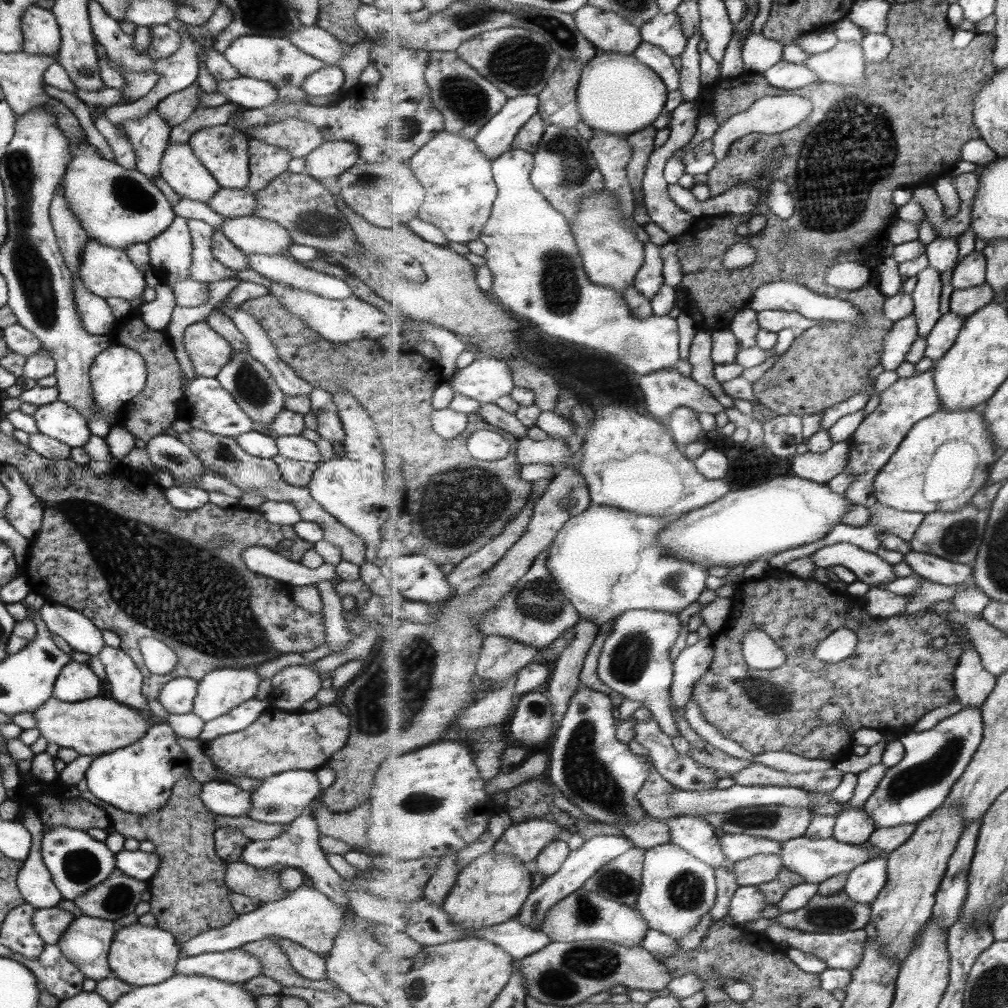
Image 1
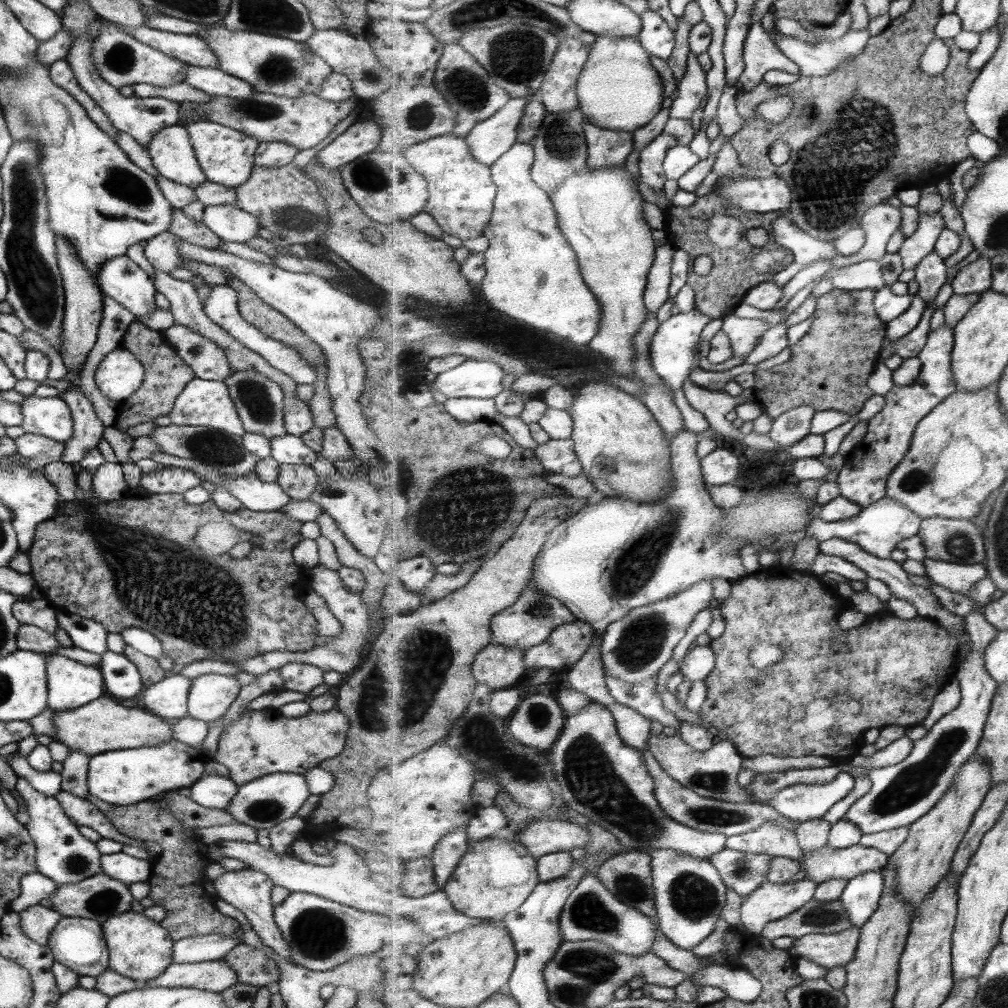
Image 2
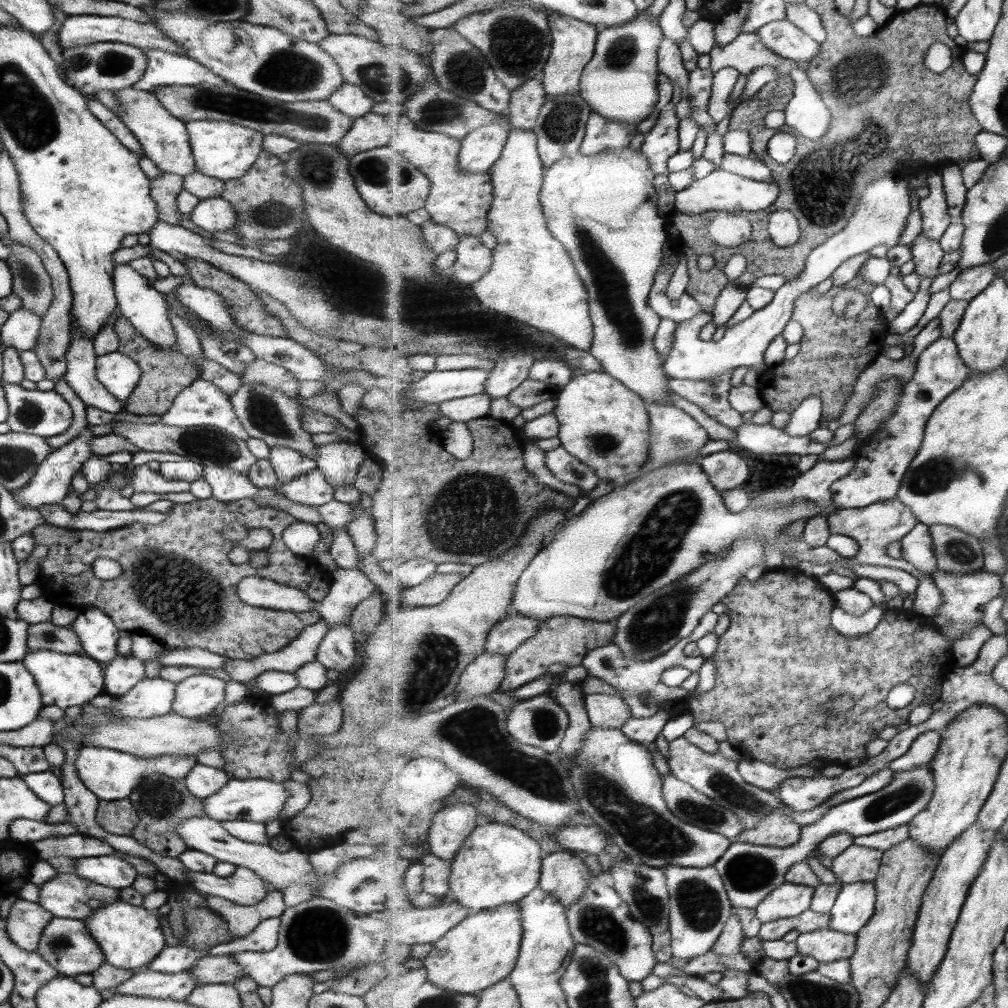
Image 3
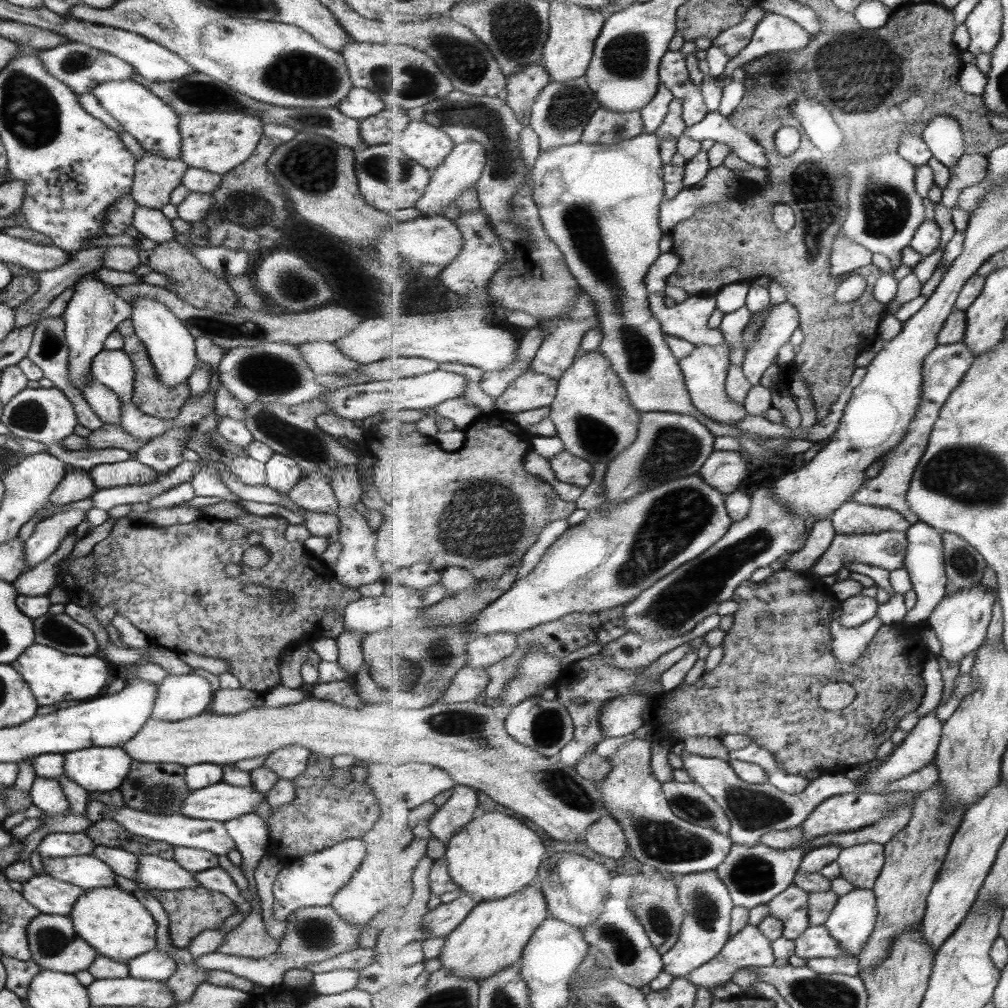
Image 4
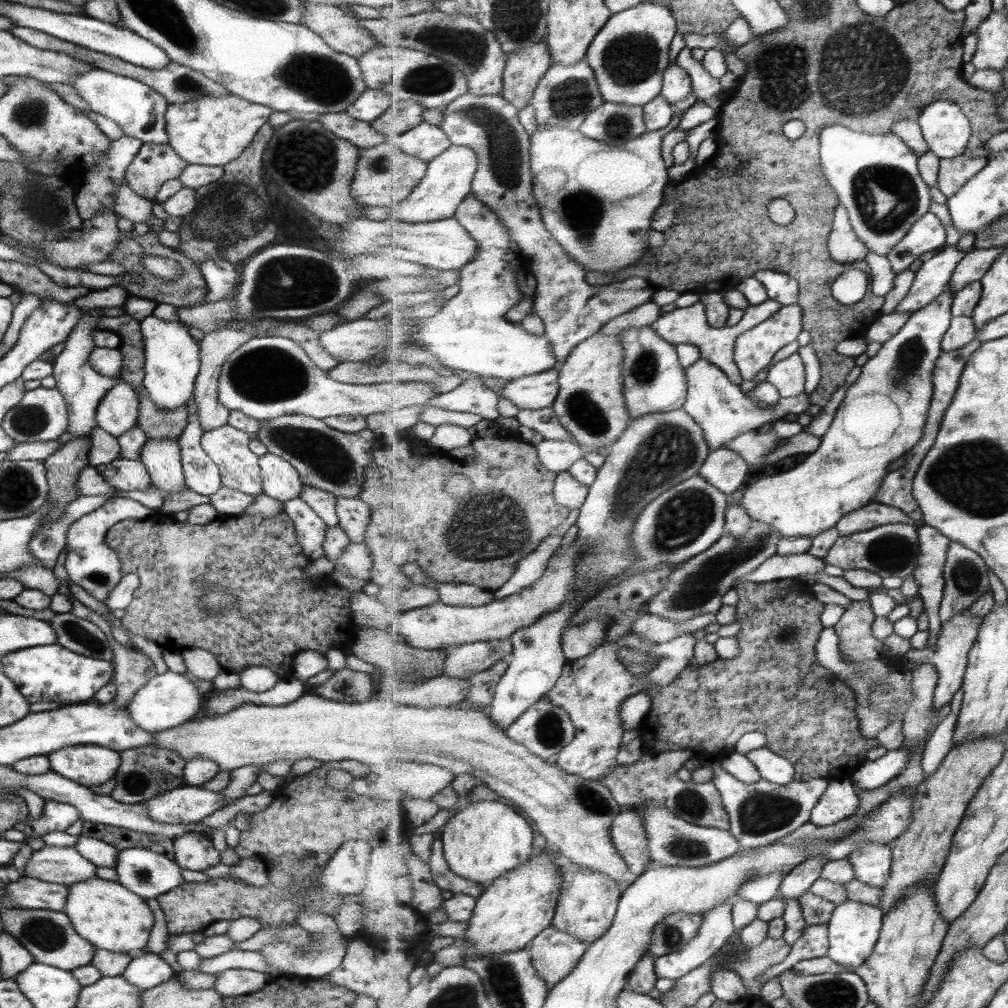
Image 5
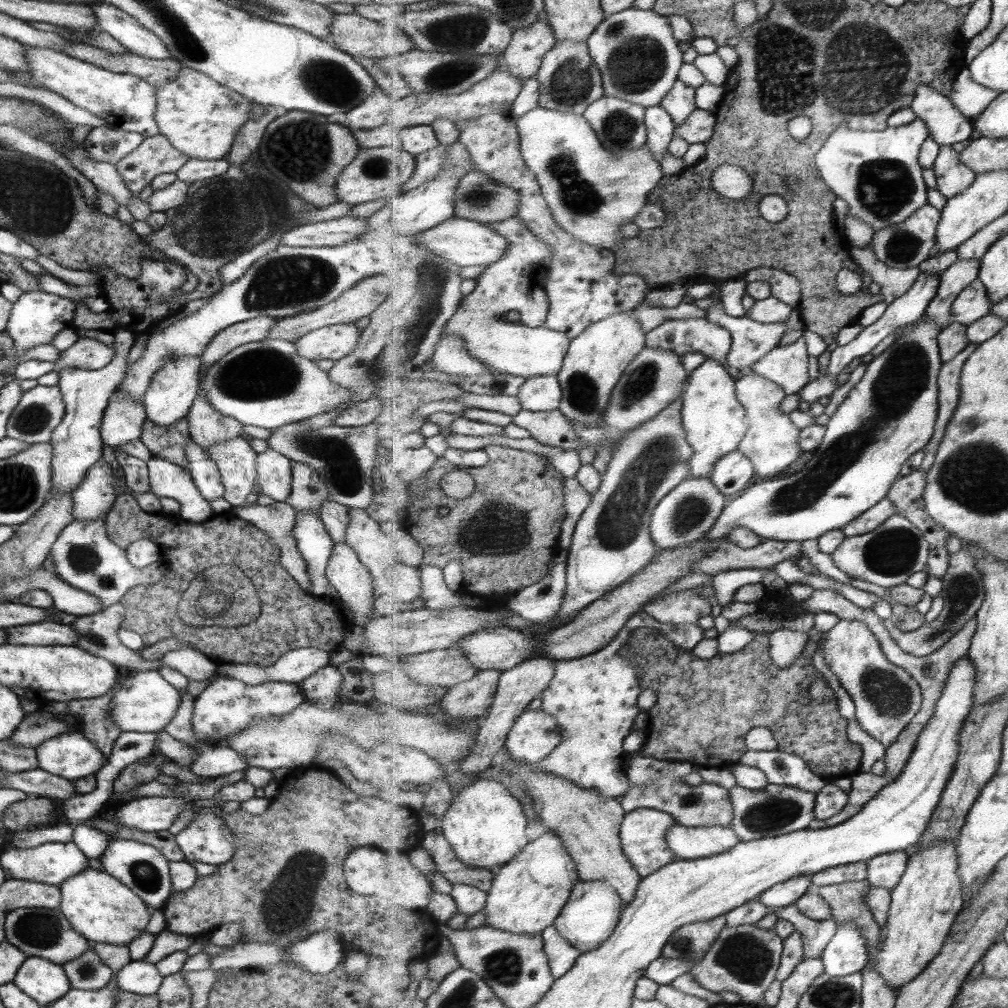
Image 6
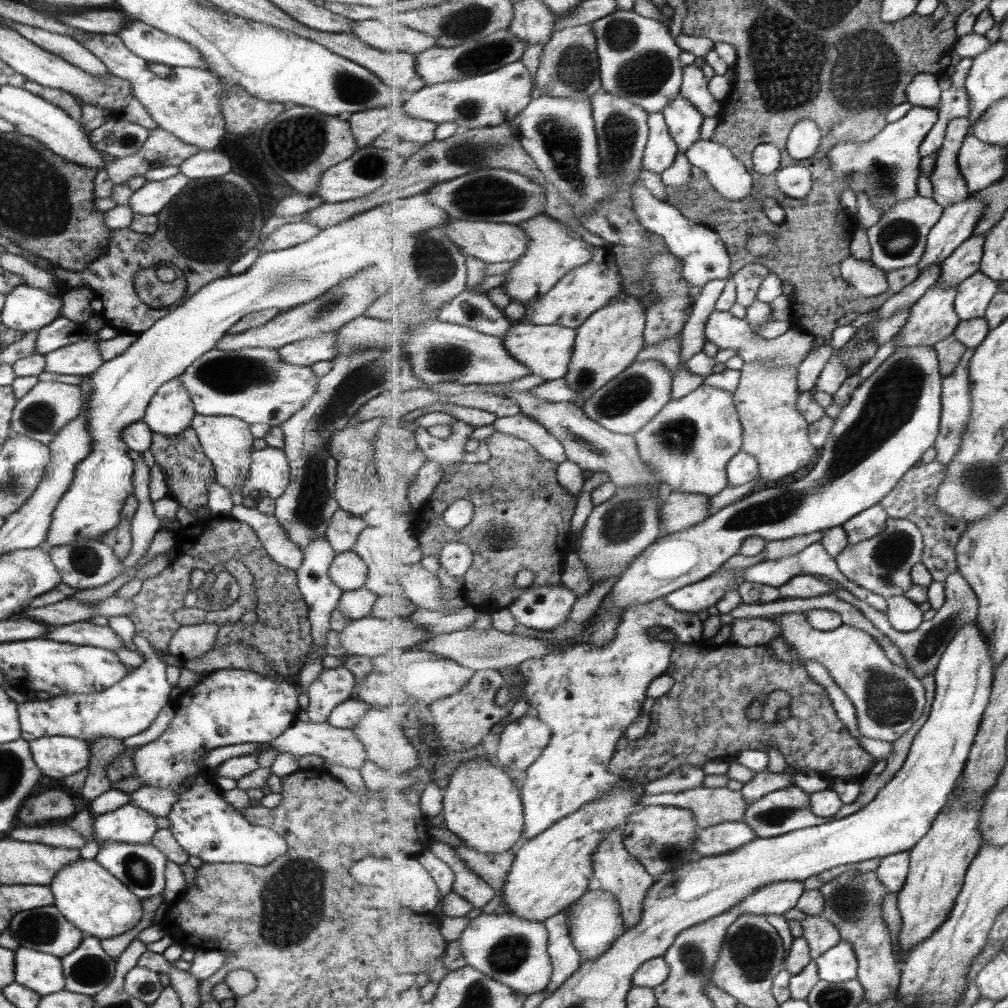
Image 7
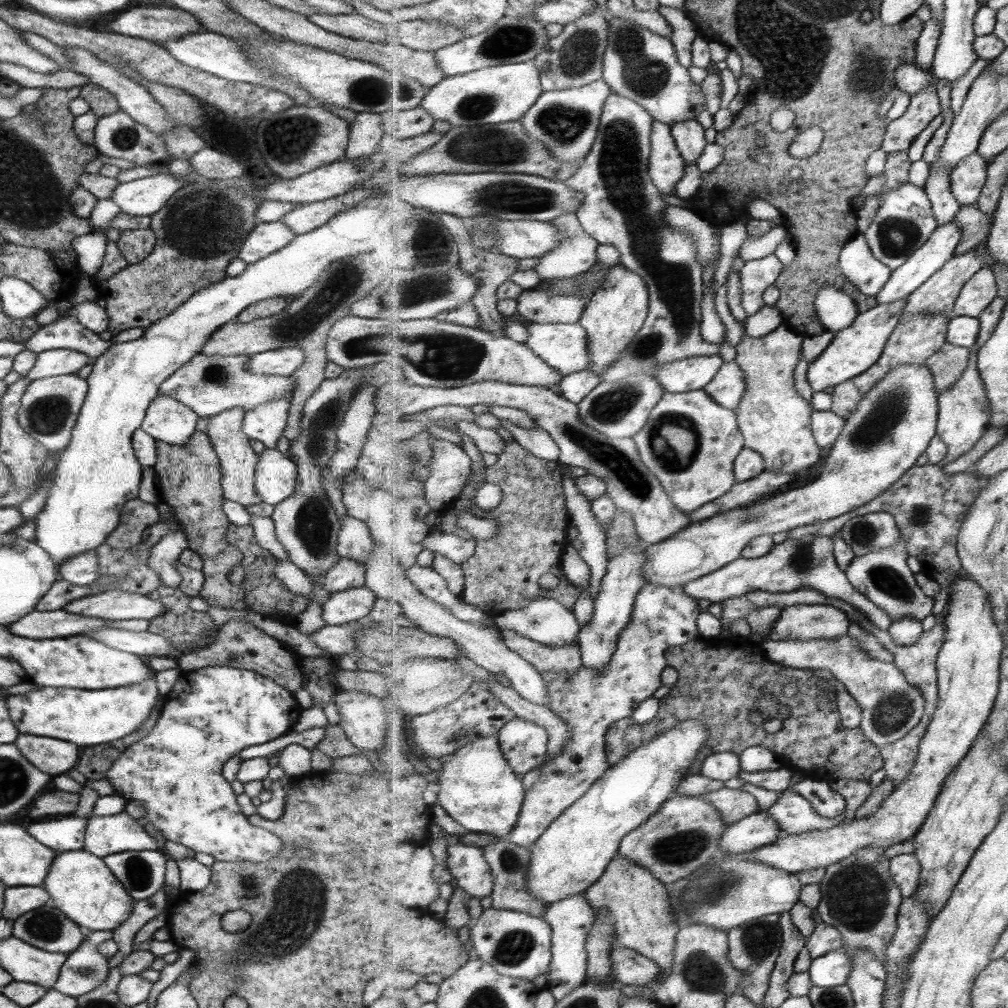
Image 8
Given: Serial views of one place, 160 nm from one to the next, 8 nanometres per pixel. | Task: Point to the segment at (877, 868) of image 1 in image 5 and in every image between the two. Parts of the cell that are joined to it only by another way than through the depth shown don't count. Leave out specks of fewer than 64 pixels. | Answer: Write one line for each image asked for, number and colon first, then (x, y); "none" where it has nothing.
2: (862, 896)
3: (856, 904)
4: (852, 922)
5: (854, 929)

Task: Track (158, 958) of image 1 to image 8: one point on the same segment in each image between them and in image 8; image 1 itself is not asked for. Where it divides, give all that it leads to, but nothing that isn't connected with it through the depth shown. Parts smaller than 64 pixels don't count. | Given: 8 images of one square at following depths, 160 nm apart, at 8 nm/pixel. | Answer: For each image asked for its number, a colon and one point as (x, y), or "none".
2: (138, 948)
3: (130, 937)
4: (113, 922)
5: (106, 915)
6: (98, 907)
7: (87, 896)
8: (80, 886)

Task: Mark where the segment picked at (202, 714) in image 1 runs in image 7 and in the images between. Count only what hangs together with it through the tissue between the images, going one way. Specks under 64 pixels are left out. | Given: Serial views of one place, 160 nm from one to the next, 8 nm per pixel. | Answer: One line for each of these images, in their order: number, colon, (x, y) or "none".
2: (209, 695)
3: (196, 697)
4: (178, 697)
5: (166, 701)
6: (145, 702)
7: (129, 707)

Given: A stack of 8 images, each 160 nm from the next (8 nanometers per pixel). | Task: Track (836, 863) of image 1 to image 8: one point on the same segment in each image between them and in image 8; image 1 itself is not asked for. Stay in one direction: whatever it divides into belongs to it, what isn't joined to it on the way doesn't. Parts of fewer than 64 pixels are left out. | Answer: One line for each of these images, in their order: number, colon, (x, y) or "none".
2: (827, 863)
3: (857, 863)
4: (861, 865)
5: (873, 864)
6: (885, 871)
7: (894, 869)
8: (906, 868)

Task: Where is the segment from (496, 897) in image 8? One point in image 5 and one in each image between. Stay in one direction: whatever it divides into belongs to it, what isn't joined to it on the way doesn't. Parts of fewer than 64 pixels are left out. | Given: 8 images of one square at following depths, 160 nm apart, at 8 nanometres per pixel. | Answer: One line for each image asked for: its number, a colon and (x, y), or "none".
5: (445, 877)
6: (446, 859)
7: (494, 868)

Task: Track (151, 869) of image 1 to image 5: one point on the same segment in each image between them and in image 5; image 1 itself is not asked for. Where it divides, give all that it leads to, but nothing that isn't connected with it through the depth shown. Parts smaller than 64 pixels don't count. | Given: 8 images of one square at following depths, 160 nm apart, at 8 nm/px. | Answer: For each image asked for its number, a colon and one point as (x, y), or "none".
2: (126, 869)
3: (112, 871)
4: (86, 871)
5: (65, 866)

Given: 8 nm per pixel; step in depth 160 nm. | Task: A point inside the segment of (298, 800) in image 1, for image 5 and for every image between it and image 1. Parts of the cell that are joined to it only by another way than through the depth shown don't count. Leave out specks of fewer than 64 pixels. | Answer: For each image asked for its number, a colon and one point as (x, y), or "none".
2: (261, 803)
3: (258, 800)
4: (220, 802)
5: (187, 804)

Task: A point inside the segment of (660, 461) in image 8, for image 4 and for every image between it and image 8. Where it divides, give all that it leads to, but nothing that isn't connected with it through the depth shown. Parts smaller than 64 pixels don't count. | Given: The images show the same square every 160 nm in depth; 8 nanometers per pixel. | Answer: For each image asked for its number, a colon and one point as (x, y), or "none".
4: (706, 369)
5: (724, 413)
6: (716, 421)
7: (690, 443)

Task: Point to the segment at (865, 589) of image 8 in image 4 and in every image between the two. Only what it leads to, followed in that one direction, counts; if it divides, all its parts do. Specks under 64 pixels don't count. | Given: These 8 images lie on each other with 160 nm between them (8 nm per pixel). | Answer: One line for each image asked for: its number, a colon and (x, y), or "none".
4: (887, 550)
5: (892, 550)
6: (891, 555)
7: (885, 564)

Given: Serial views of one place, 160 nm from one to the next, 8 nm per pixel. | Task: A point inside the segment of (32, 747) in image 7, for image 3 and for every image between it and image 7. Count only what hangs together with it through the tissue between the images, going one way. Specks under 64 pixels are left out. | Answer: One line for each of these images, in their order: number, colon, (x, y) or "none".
3: (110, 775)
4: (96, 769)
5: (89, 765)
6: (71, 756)

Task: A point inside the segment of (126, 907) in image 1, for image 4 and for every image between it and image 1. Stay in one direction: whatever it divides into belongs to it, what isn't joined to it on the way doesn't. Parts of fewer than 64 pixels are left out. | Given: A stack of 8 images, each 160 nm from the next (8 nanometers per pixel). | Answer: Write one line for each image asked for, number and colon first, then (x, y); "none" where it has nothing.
2: (99, 897)
3: (69, 896)
4: (48, 895)

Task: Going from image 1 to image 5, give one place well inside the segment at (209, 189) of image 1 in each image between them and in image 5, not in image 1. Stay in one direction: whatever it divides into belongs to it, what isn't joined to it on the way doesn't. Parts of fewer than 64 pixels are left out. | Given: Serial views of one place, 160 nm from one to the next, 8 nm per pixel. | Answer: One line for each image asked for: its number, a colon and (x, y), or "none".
2: (171, 154)
3: (163, 139)
4: (143, 116)
5: (138, 111)

